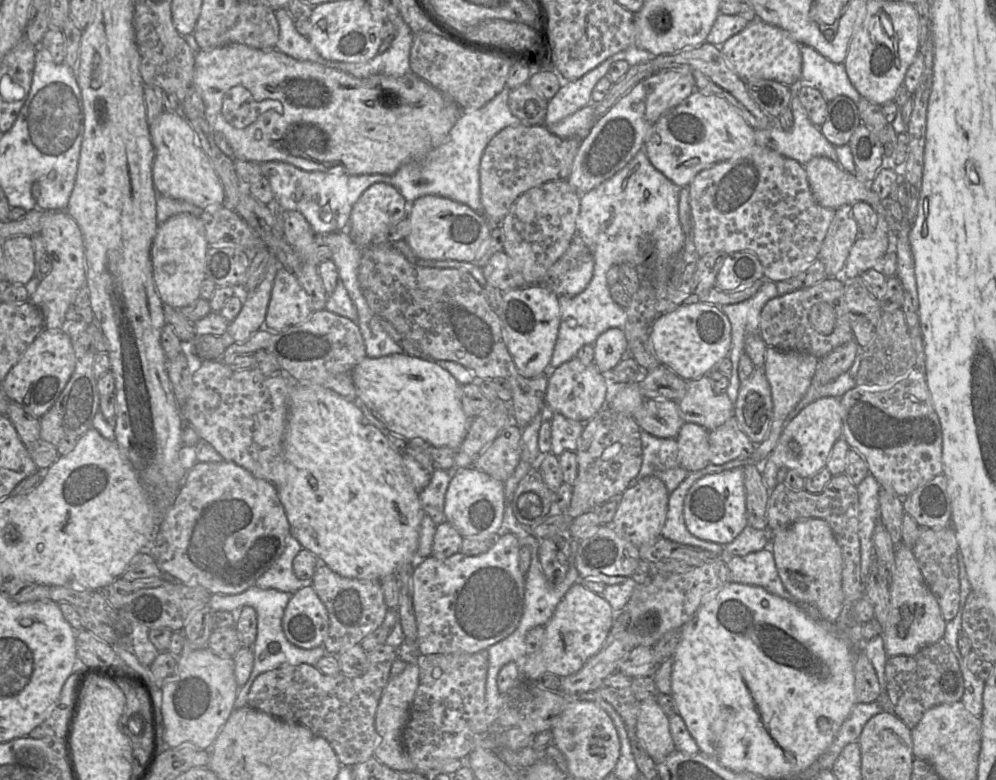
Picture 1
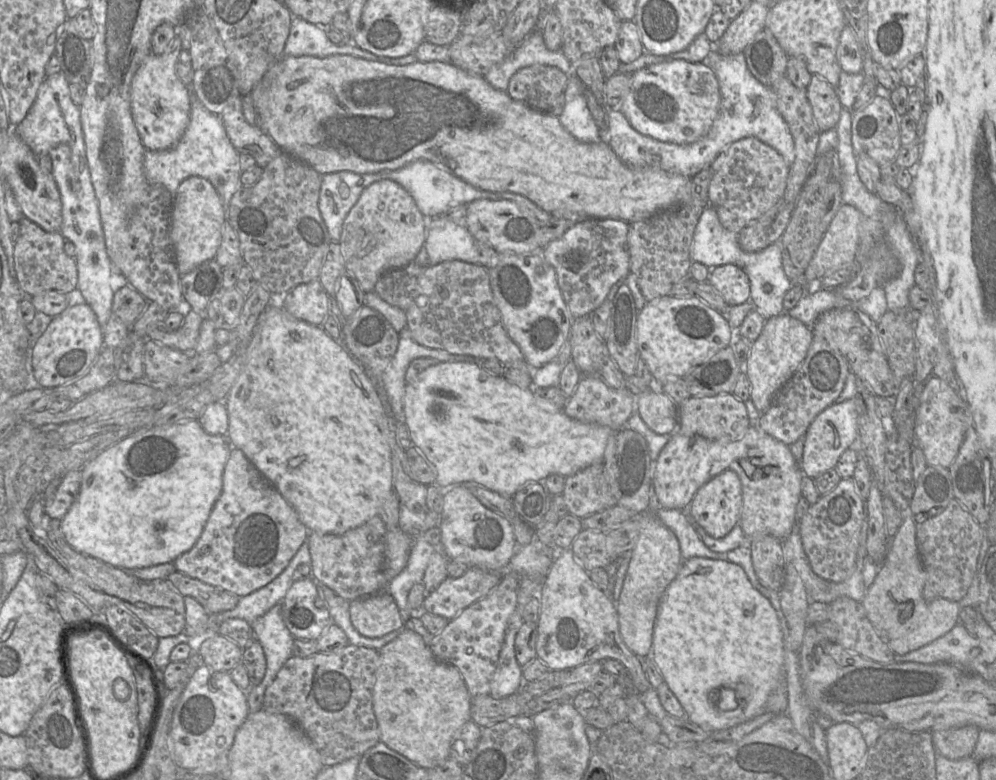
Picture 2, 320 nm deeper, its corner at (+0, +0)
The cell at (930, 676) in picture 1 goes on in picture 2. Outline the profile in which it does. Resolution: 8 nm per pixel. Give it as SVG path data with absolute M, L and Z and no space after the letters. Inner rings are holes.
M967 725L931 731L931 733L937 752L948 759L956 760L972 756L978 741L979 730L974 725Z

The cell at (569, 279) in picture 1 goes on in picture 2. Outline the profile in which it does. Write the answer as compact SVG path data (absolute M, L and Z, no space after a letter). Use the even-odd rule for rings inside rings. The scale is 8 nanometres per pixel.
M581 218L560 238L551 241L543 248L542 256L555 270L563 299L573 318L590 315L603 303L612 286L624 280L630 273L628 231L629 223L624 220Z

